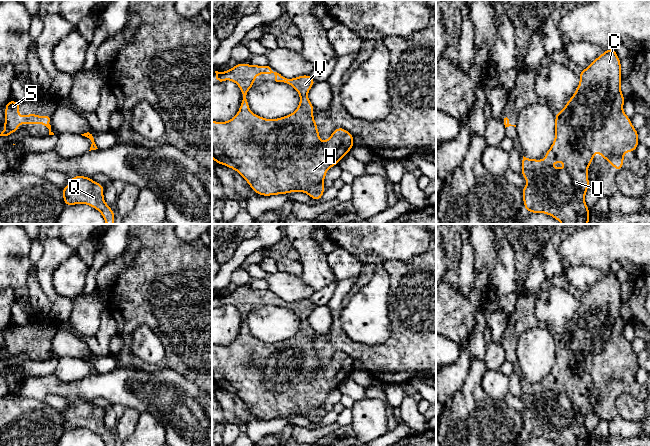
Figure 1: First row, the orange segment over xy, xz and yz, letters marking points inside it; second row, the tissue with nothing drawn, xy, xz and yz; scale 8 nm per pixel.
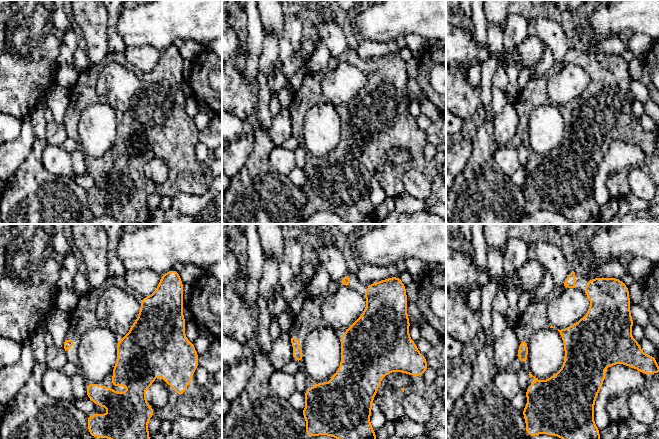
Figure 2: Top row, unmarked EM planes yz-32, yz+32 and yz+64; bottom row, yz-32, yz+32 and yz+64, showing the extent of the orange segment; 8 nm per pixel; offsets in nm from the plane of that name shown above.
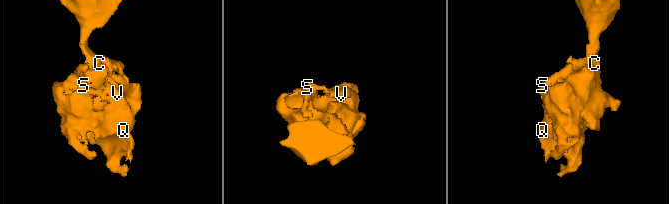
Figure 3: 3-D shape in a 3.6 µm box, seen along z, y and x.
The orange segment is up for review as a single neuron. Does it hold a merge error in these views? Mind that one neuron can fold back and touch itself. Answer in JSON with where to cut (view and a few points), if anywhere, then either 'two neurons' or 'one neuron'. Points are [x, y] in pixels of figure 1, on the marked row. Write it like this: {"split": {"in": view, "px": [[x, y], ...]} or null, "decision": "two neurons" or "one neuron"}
{"split": null, "decision": "one neuron"}

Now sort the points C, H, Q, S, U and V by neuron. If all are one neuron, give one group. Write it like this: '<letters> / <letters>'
C H Q S U V

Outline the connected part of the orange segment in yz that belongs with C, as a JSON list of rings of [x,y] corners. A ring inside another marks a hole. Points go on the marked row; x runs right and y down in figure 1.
[[[610,47],[598,56],[585,70],[579,73],[580,83],[565,108],[555,115],[555,139],[545,153],[544,160],[529,159],[523,156],[521,175],[526,179],[527,186],[521,188],[523,206],[529,213],[545,213],[562,224],[588,224],[590,210],[585,203],[585,194],[589,189],[588,167],[594,161],[593,154],[599,152],[603,159],[609,161],[617,172],[623,170],[625,152],[635,152],[639,145],[638,131],[633,127],[631,119],[624,113],[625,98],[621,92],[621,60],[616,50]],[[565,162],[565,168],[556,169],[547,163]]]

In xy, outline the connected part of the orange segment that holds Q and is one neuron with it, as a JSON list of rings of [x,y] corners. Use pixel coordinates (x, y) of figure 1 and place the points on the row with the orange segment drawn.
[[[82,175],[70,177],[69,184],[61,188],[65,206],[86,204],[97,209],[103,216],[106,224],[115,223],[115,215],[104,201],[104,185],[96,183],[92,177]]]

